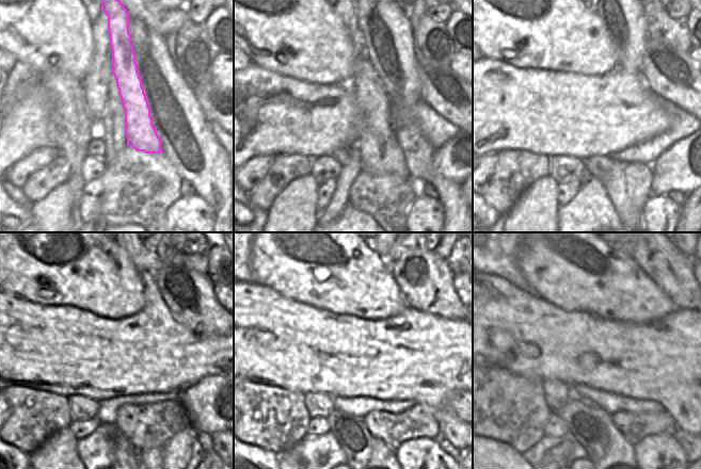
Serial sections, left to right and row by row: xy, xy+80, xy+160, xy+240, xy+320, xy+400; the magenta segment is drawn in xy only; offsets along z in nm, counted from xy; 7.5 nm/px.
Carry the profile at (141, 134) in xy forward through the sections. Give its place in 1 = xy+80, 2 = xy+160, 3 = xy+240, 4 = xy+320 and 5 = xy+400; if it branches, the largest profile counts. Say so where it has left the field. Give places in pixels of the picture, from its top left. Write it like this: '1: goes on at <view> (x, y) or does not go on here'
1: goes on at xy+80 (377, 140)
2: goes on at xy+160 (643, 173)
3: goes on at xy+240 (168, 409)
4: goes on at xy+320 (427, 422)
5: goes on at xy+400 (663, 415)

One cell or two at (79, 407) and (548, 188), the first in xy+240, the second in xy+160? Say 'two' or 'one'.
two

